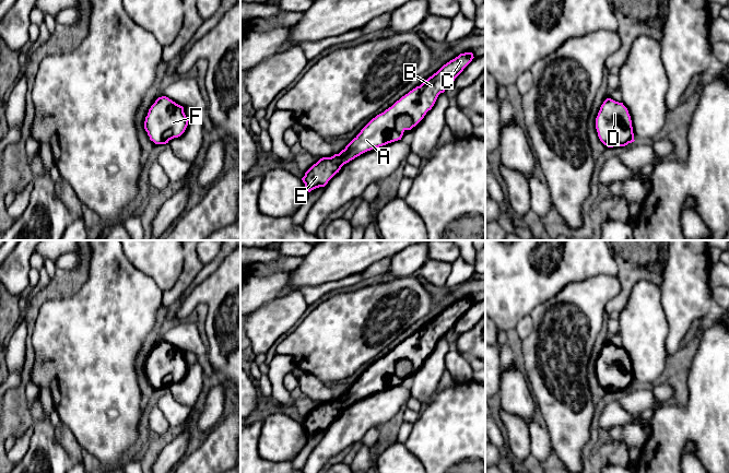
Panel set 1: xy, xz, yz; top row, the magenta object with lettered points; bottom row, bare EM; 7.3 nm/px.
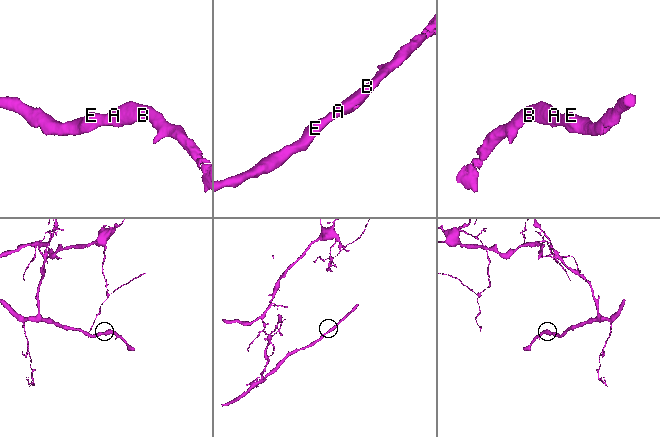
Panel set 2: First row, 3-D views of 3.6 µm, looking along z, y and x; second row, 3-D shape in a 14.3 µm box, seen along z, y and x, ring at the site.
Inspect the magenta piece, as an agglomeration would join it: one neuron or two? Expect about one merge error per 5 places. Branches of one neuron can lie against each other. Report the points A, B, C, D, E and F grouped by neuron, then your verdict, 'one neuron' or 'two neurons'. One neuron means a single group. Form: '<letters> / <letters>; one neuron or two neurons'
A B C D E F; one neuron

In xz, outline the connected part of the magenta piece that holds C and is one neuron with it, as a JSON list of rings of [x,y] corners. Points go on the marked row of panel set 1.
[[[472,52],[460,54],[420,86],[373,118],[339,154],[320,158],[302,178],[307,191],[325,187],[344,164],[361,154],[401,140],[403,132],[411,130],[424,118],[438,95],[454,83],[473,58]]]

